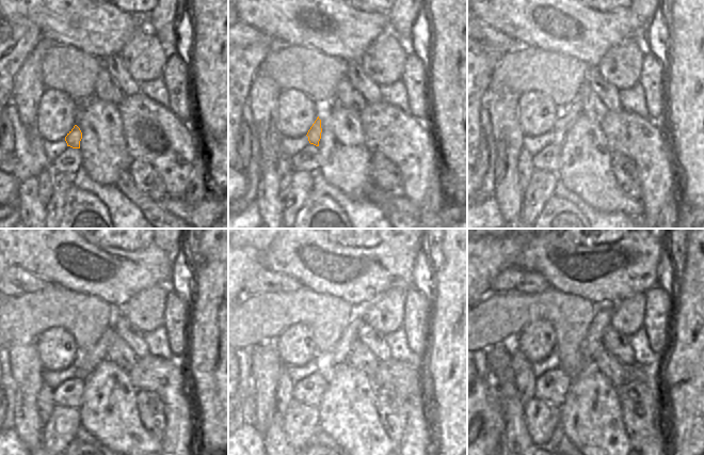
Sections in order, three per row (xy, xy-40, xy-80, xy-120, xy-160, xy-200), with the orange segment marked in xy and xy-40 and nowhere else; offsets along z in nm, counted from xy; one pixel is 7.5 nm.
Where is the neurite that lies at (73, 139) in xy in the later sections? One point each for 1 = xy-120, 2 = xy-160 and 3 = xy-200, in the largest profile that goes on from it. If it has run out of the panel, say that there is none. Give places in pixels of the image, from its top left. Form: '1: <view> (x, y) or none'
1: xy-120 (86, 361)
2: xy-160 (328, 364)
3: xy-200 (592, 343)

